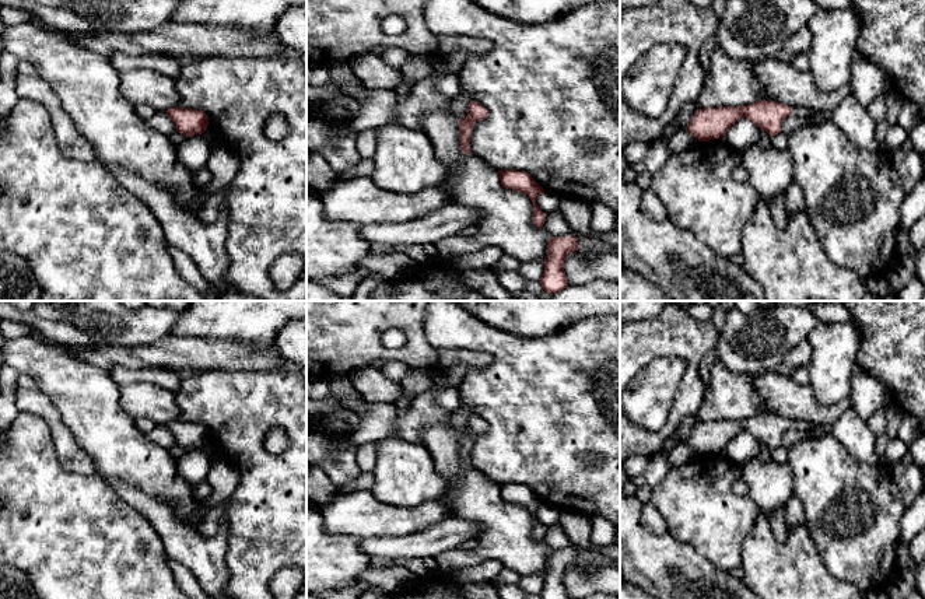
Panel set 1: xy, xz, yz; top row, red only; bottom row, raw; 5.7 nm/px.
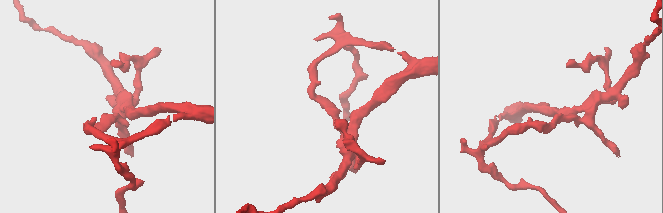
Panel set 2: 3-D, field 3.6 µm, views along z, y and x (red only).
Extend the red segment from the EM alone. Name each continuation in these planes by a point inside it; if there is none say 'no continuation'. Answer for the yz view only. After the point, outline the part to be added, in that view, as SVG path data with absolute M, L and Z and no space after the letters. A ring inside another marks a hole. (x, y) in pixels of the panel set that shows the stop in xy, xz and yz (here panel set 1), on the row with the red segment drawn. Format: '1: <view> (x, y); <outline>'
1: yz (798, 111); M795 106L792 108L792 115L798 118L809 118L812 115L820 116L823 120L830 120L831 113L823 112L823 111L816 111L812 108L803 108L803 106Z

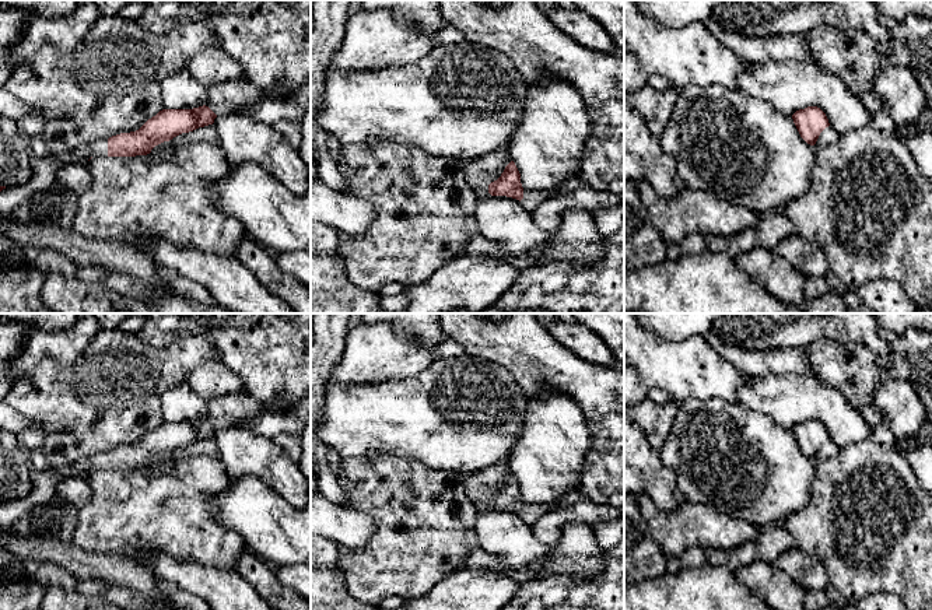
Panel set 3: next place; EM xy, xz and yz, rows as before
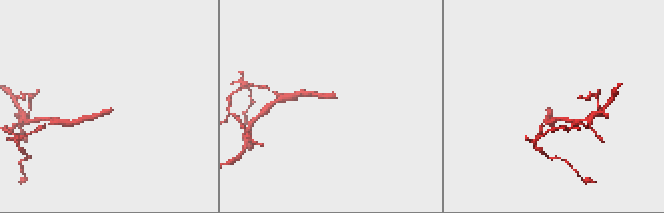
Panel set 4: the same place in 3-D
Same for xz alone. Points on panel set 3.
1: xz (532, 200); M582 173L572 176L565 182L565 185L561 189L551 190L551 192L543 192L543 190L523 190L523 199L521 200L521 204L528 210L528 211L535 211L544 200L560 196L560 194L568 194L574 190L577 190L579 186L585 185L586 182L584 180Z

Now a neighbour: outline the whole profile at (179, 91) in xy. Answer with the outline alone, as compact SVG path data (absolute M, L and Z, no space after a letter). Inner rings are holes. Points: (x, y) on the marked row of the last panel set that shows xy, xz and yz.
M188 69L165 78L161 94L164 109L193 109L207 102L207 88L200 85Z

